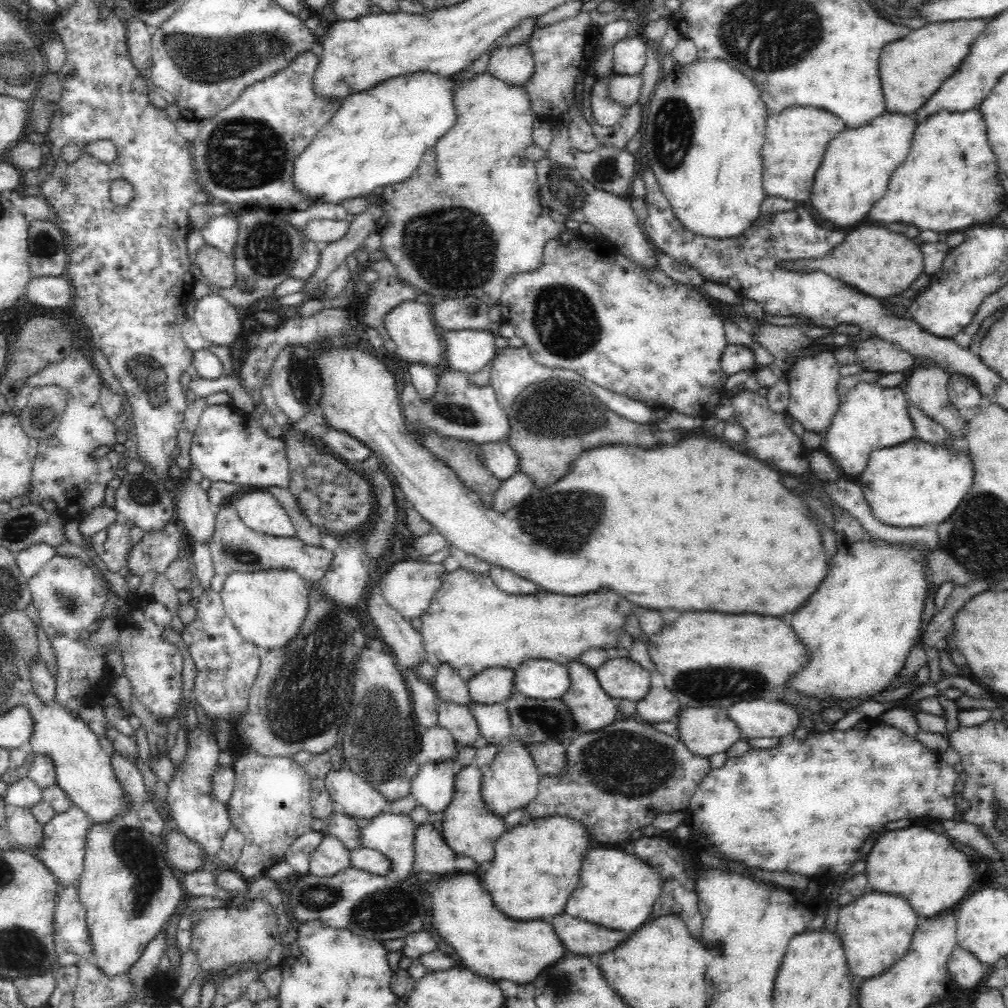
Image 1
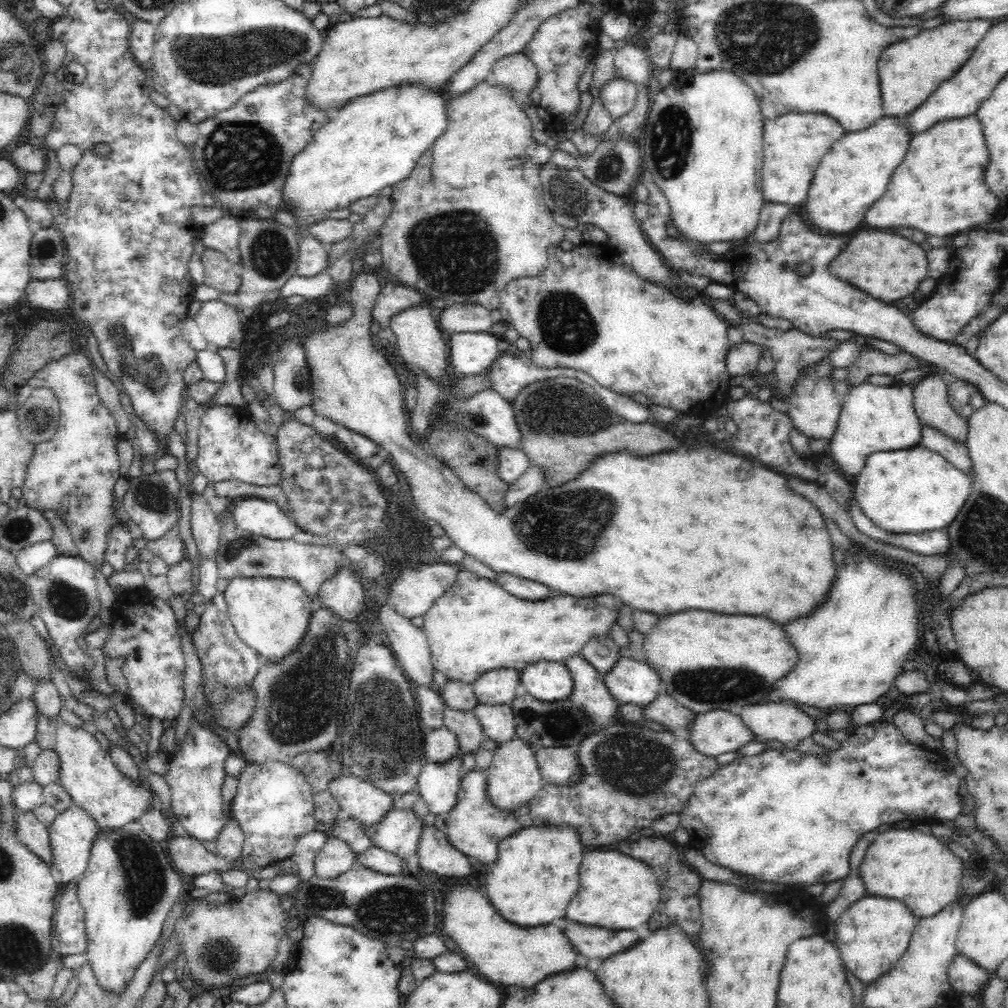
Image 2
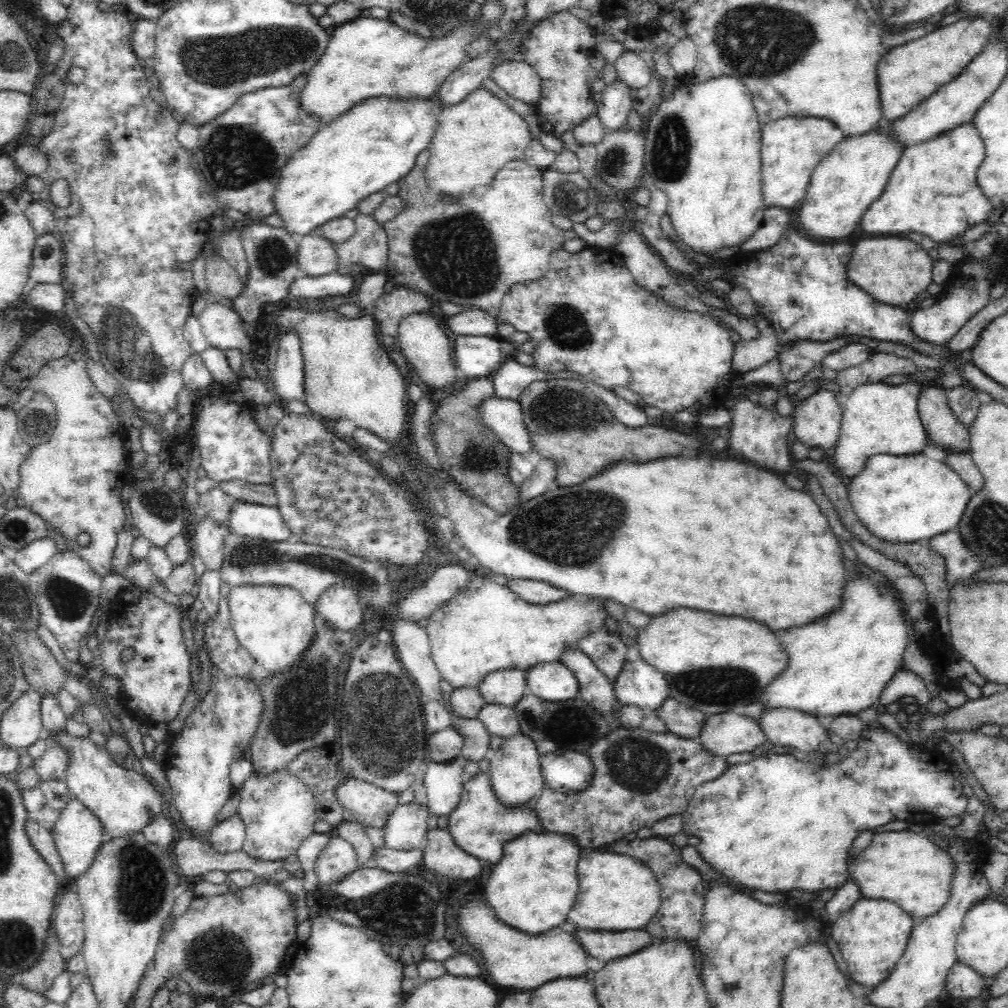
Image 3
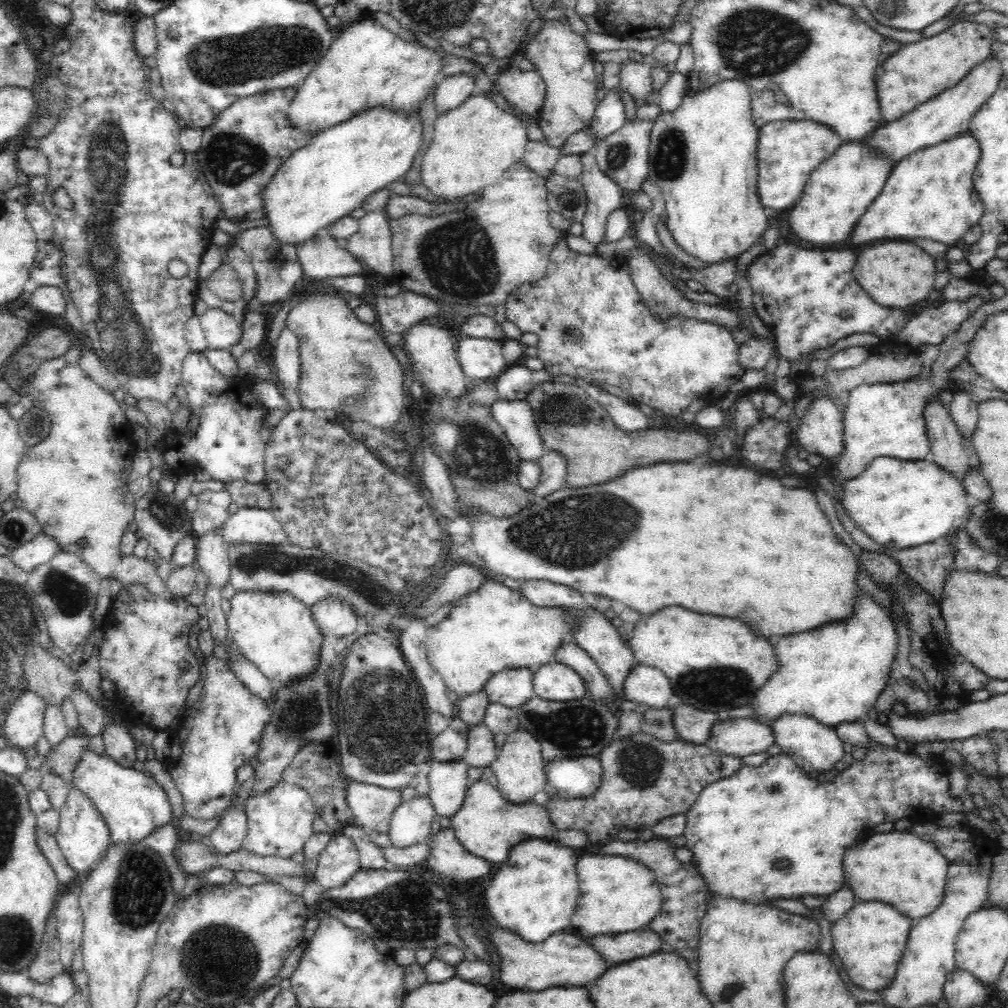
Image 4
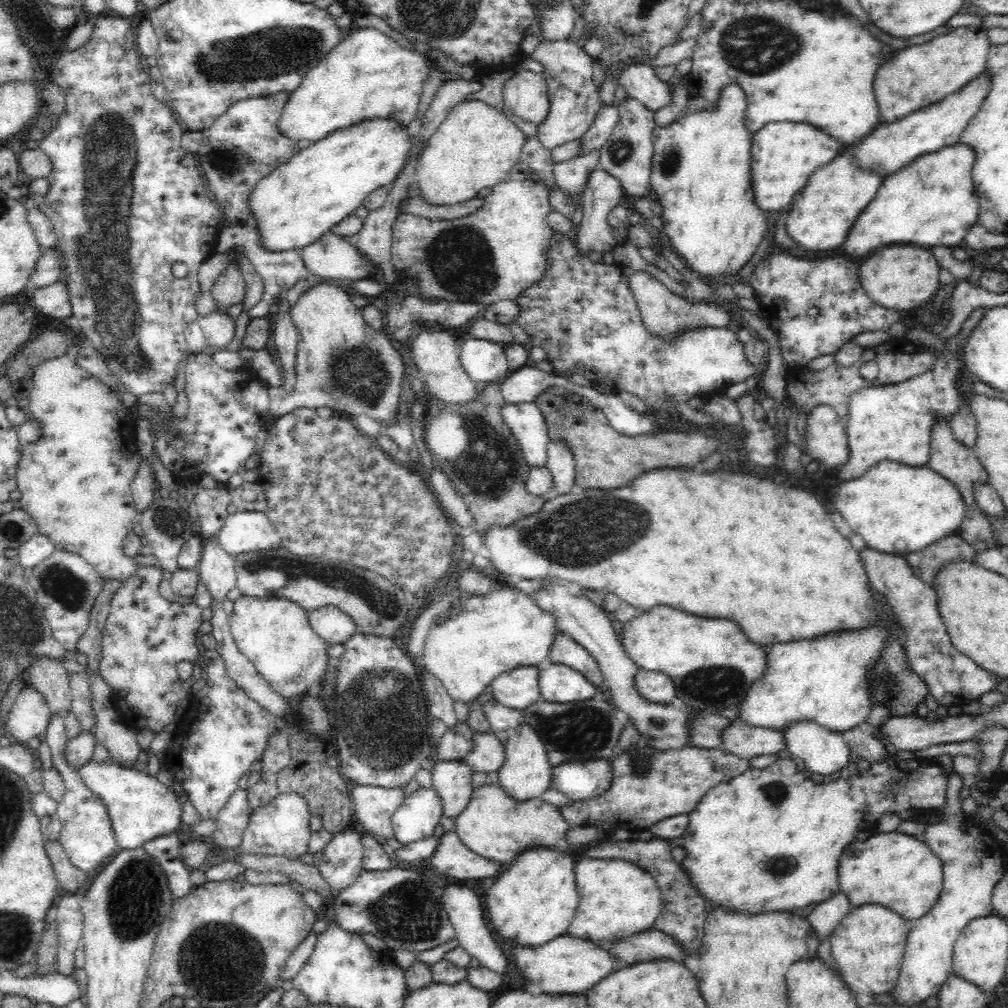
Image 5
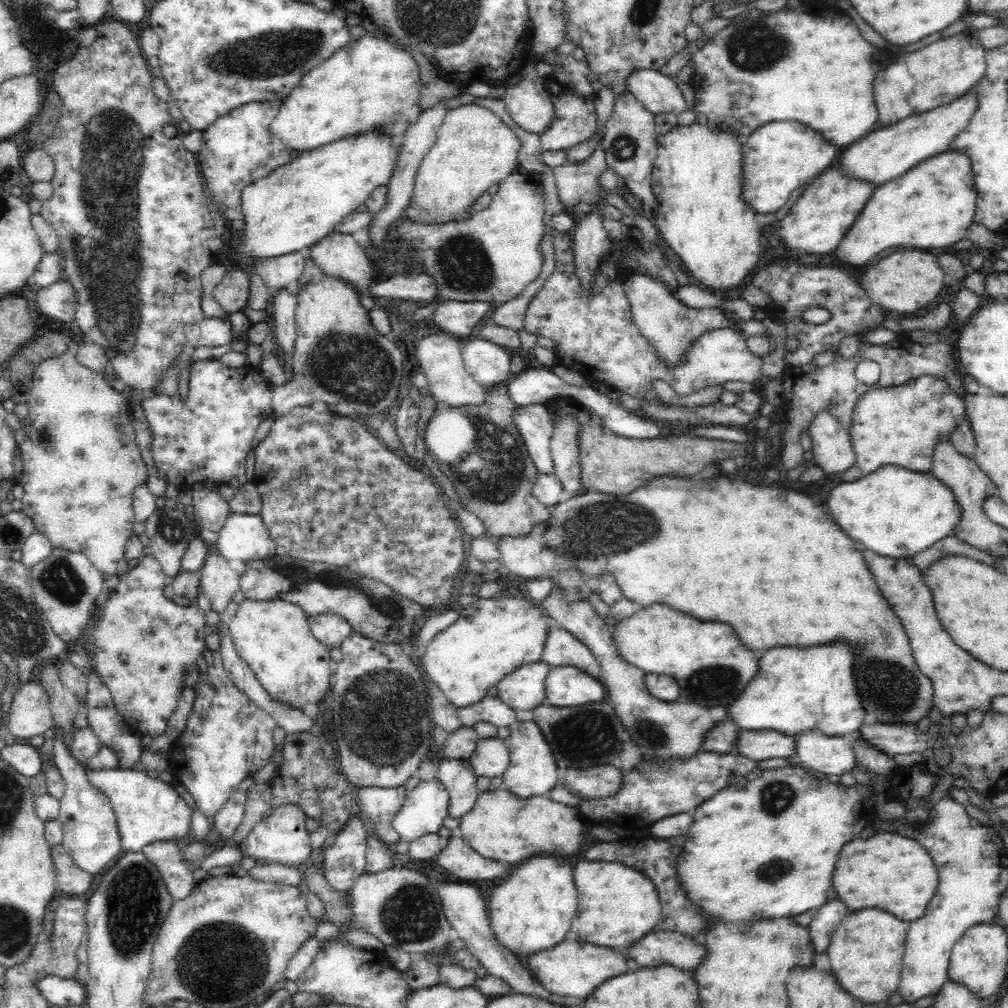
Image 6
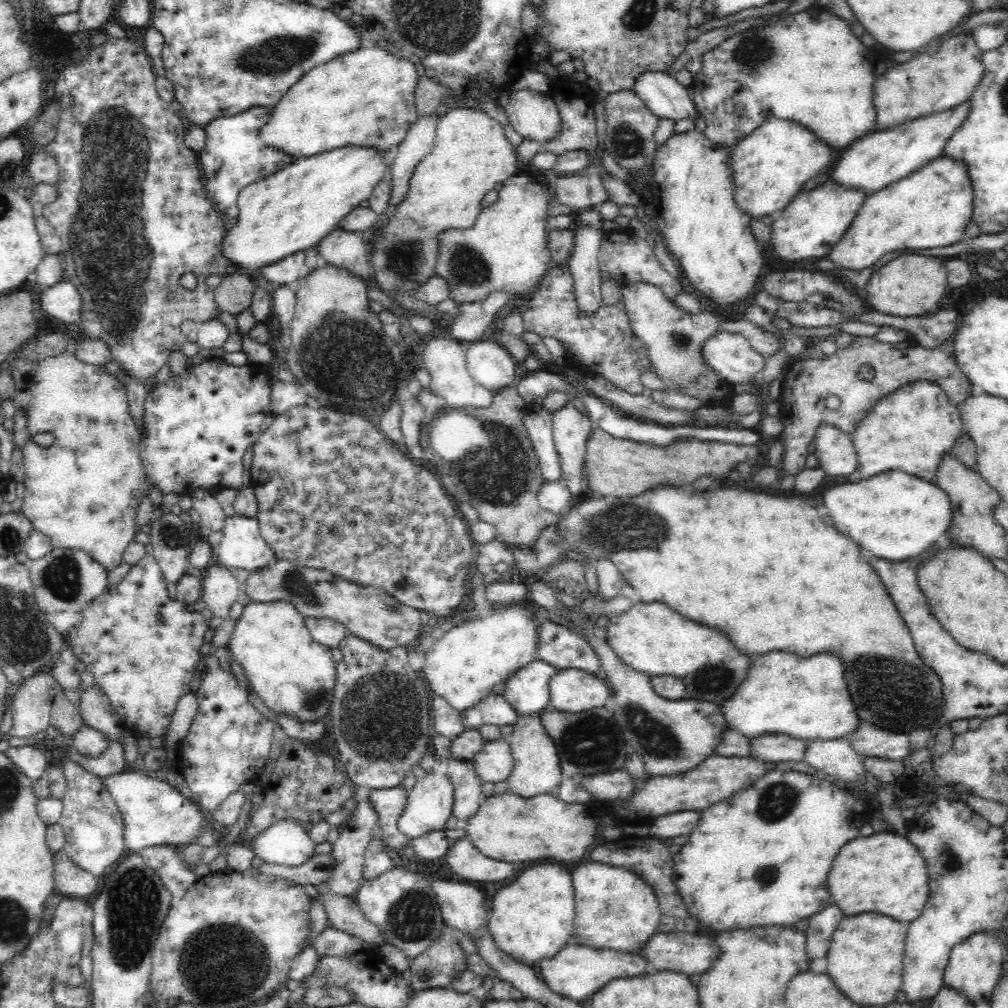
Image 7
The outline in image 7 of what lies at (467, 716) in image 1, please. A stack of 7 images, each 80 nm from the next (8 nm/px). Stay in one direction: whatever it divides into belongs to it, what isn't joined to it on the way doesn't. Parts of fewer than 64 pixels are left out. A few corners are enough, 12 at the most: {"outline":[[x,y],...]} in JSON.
{"outline":[[506,739],[485,741],[472,758],[483,782],[506,781],[514,759]]}

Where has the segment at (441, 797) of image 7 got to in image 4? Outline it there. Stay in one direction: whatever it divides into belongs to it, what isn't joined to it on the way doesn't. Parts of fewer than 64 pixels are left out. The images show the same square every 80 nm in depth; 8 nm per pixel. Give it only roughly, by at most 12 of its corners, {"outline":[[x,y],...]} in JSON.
{"outline":[[430,797],[401,801],[388,827],[392,845],[428,843],[437,815]]}

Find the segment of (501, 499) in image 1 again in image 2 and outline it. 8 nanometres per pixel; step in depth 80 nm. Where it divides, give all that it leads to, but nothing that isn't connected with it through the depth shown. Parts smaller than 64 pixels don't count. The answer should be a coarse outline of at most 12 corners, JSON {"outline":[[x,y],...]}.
{"outline":[[531,464],[508,484],[506,507],[544,489],[542,469]]}

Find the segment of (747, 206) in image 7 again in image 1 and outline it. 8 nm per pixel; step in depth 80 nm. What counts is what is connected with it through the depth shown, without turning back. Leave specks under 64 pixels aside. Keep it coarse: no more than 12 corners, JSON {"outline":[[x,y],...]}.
{"outline":[[813,106],[769,112],[767,196],[804,202],[847,127]]}

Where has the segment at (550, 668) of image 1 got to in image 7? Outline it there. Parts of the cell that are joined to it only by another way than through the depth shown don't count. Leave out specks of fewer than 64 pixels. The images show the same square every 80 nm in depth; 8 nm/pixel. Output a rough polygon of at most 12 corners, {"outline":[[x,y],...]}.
{"outline":[[558,669],[549,704],[564,712],[610,705],[603,676]]}

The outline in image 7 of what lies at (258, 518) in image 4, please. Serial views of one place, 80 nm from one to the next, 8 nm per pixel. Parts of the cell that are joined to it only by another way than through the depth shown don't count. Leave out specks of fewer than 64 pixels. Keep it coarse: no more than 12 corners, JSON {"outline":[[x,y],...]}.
{"outline":[[257,517],[225,518],[216,548],[228,569],[256,571],[276,558]]}

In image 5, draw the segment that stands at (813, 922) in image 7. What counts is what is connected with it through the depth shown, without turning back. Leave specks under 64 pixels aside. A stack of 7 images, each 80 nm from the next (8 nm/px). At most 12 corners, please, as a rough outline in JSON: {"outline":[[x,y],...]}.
{"outline":[[836,892],[806,914],[819,940],[831,935],[850,912],[846,894]]}

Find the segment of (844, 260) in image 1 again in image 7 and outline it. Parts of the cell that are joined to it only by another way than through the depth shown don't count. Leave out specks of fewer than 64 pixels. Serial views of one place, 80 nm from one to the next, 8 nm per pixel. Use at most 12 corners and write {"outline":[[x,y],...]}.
{"outline":[[902,254],[869,277],[868,306],[894,316],[938,311],[942,258]]}

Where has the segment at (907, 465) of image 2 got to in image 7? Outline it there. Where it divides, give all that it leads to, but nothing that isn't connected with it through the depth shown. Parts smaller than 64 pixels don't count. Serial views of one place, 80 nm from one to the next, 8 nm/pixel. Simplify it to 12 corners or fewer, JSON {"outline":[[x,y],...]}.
{"outline":[[900,469],[834,486],[821,506],[893,562],[945,538],[950,497]]}

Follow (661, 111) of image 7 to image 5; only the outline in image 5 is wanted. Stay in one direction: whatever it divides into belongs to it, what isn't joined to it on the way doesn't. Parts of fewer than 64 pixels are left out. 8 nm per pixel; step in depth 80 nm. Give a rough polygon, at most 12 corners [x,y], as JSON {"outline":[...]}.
{"outline":[[633,63],[619,75],[629,97],[650,110],[671,102],[671,86]]}

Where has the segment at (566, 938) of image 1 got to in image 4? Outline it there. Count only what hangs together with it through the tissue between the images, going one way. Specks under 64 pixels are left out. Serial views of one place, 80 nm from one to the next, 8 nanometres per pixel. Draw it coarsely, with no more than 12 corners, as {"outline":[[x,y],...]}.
{"outline":[[647,928],[585,940],[612,964],[661,950]]}

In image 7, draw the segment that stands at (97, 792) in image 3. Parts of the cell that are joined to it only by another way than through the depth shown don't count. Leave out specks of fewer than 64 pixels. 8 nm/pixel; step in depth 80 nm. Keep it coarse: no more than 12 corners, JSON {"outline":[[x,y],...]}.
{"outline":[[146,771],[98,777],[124,846],[196,843],[209,816]]}

